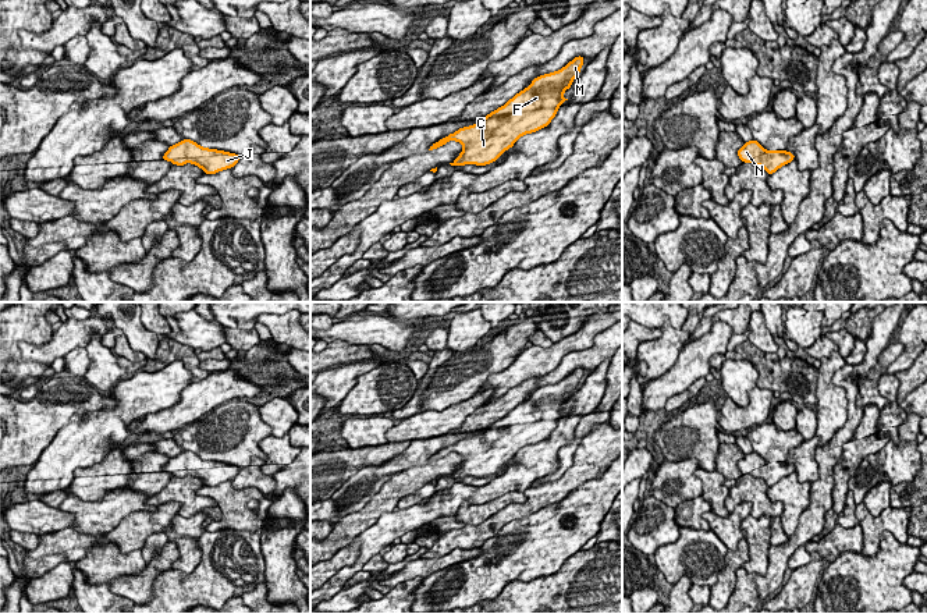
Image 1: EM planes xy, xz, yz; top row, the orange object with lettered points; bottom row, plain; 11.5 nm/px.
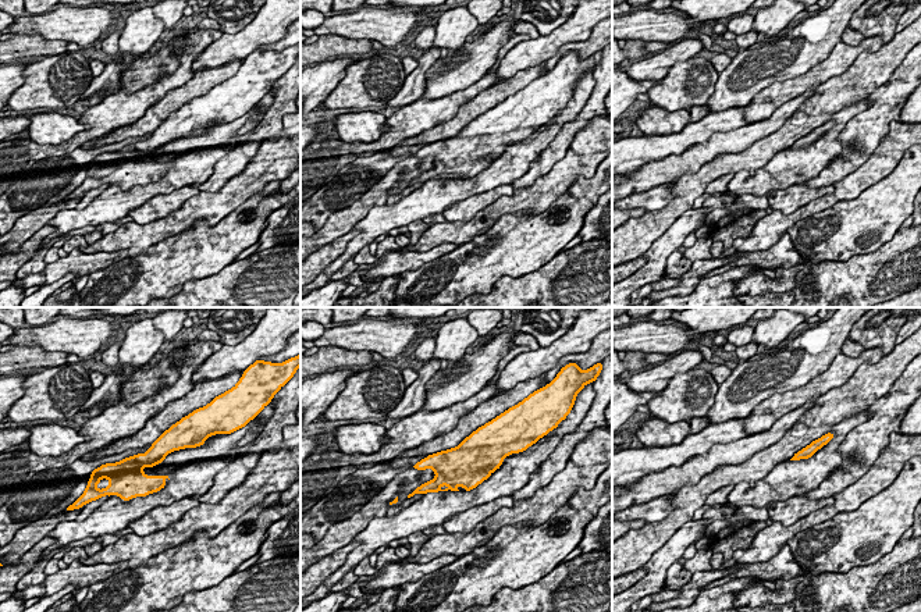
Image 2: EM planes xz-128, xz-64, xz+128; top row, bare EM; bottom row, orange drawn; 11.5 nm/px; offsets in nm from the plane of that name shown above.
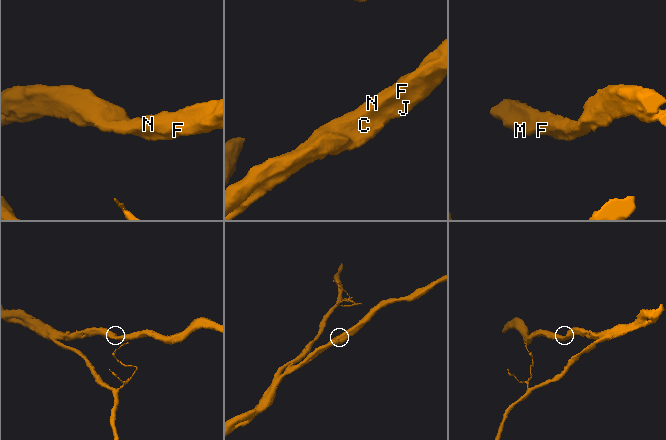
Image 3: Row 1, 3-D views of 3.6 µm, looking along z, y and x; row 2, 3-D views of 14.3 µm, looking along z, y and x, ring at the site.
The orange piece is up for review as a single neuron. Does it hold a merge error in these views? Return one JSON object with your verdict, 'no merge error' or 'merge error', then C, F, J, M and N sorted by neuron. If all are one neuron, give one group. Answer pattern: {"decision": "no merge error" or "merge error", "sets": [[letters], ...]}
{"decision": "no merge error", "sets": [["C", "F", "J", "M", "N"]]}

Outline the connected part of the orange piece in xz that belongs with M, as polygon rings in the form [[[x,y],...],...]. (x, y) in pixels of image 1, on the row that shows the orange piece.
[[[578,56],[564,68],[534,78],[526,89],[483,117],[480,123],[441,138],[429,150],[457,141],[464,145],[464,150],[451,166],[486,166],[496,162],[522,135],[536,132],[551,123],[558,107],[568,100],[562,93],[573,84],[583,61],[585,58]]]

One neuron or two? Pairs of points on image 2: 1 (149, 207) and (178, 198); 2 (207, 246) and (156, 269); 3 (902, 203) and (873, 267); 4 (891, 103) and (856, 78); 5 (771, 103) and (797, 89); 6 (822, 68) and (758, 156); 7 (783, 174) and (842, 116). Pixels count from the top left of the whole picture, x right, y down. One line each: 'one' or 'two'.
1: one
2: one
3: two
4: two
5: one
6: two
7: one

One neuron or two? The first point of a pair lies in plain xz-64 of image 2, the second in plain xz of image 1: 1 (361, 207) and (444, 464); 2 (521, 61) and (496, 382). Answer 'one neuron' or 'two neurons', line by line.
1: one neuron
2: one neuron

